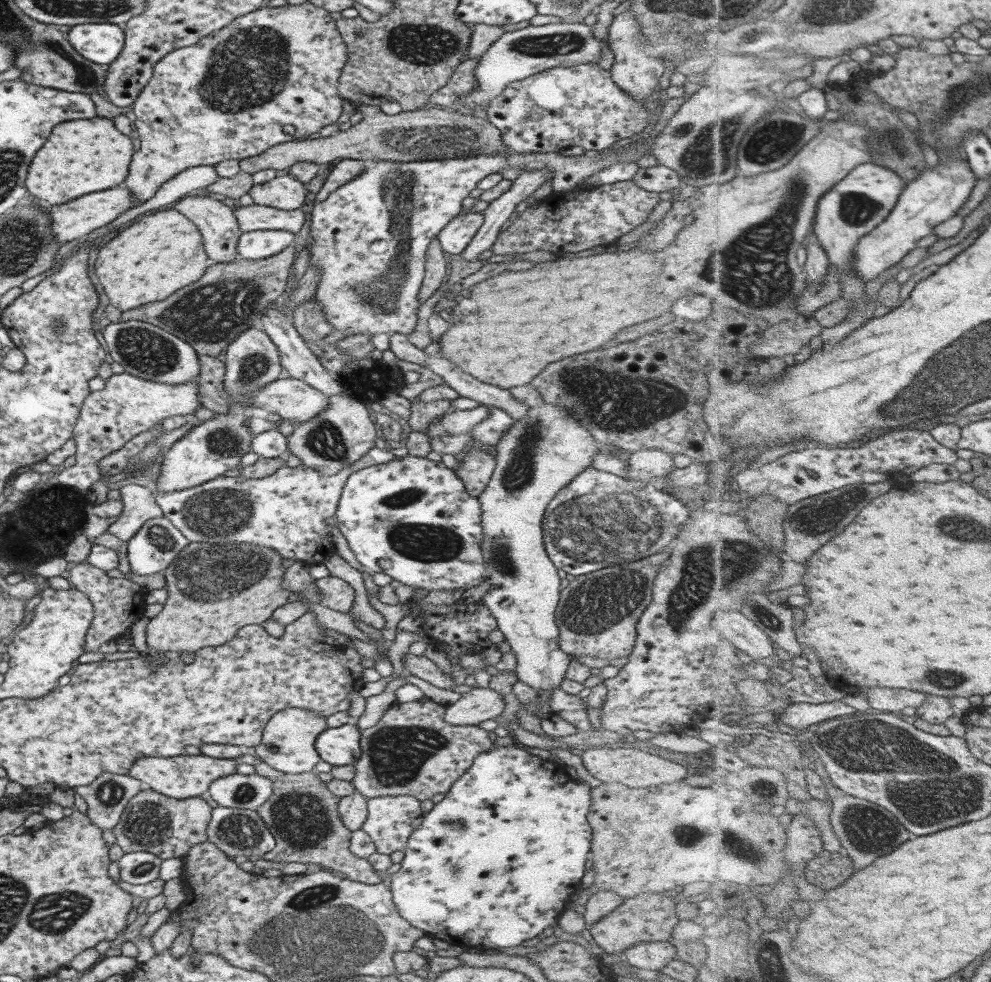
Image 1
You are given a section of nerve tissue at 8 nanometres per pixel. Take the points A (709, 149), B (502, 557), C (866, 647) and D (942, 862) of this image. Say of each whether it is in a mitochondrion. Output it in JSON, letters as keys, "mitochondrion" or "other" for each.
{"A":"mitochondrion","B":"mitochondrion","C":"other","D":"other"}

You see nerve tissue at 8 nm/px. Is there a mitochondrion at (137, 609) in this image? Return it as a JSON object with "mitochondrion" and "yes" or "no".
{"mitochondrion":"no"}

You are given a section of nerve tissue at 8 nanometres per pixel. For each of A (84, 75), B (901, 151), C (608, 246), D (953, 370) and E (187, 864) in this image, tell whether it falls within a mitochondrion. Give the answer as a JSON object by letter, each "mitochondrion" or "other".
{"A":"mitochondrion","B":"mitochondrion","C":"other","D":"mitochondrion","E":"other"}

